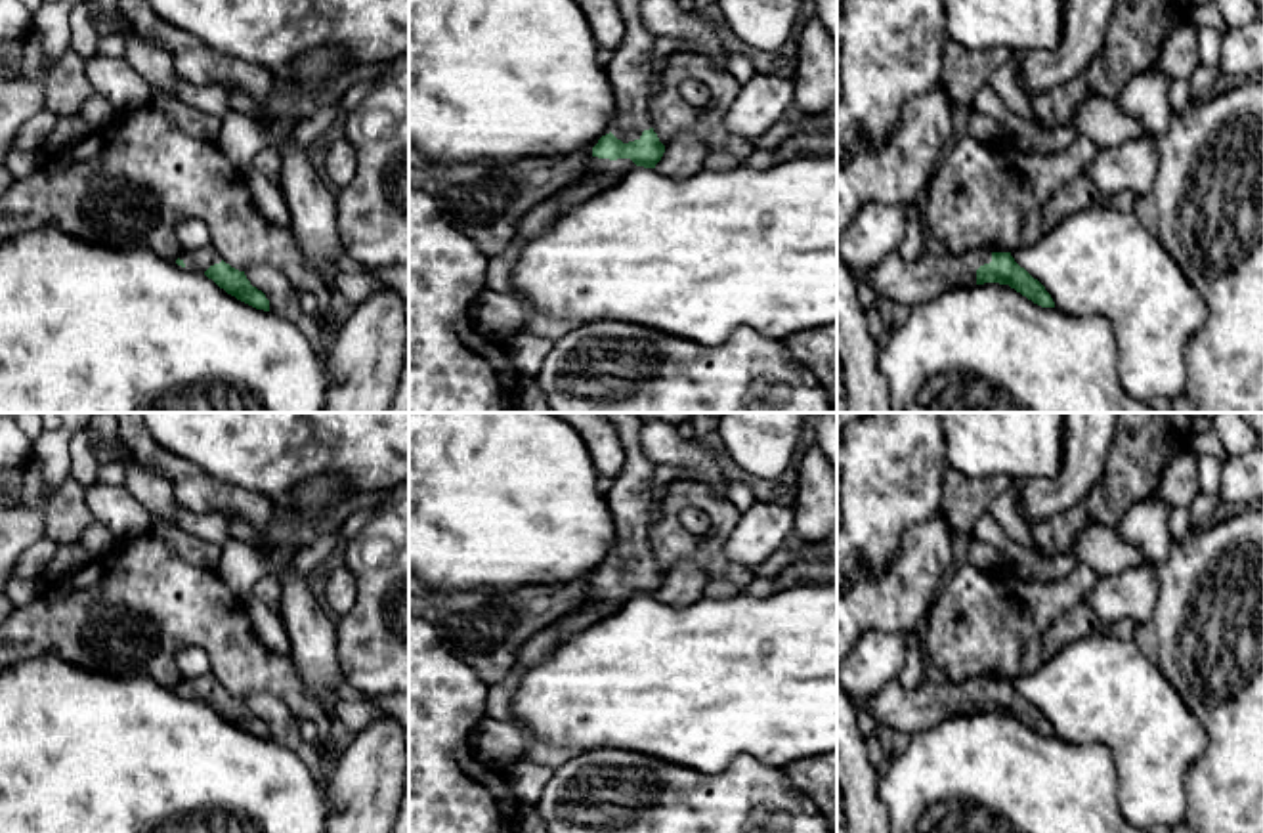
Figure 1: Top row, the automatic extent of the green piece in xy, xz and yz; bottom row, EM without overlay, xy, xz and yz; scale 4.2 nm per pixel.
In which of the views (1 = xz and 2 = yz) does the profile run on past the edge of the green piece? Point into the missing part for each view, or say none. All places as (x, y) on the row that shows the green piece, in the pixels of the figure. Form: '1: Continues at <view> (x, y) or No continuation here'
1: Continues at xz (631, 69)
2: Continues at yz (904, 281)

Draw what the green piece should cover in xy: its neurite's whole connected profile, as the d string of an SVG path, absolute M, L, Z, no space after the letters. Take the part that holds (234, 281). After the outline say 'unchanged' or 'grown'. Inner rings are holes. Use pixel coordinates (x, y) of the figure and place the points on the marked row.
M212 246L182 252L176 264L204 273L237 300L256 310L269 311L269 300L266 294L250 285L245 271L239 271L225 264Z; grown

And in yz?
M900 250L881 260L875 267L854 269L858 283L869 283L877 296L910 308L938 294L969 285L999 283L1009 285L1041 308L1055 308L1051 294L1020 267L1011 252L971 250L952 256L944 250L919 254L906 260Z; grown

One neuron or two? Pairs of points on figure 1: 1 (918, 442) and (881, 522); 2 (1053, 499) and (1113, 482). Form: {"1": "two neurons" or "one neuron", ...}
{"1": "one neuron", "2": "two neurons"}

